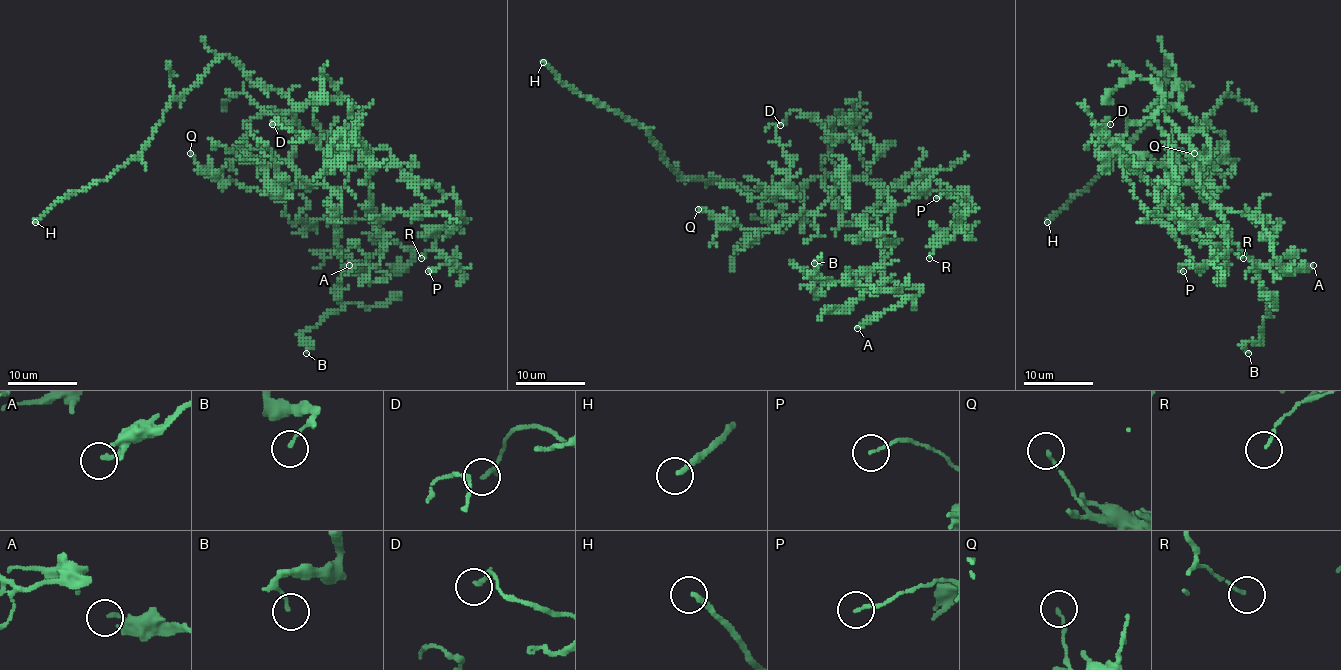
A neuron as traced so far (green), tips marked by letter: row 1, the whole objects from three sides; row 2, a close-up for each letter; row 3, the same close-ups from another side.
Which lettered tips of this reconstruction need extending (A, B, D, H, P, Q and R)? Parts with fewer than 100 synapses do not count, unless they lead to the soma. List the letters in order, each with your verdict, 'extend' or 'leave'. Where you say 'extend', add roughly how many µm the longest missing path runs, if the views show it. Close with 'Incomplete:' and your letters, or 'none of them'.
A: leave
B: leave
D: leave
H: extend | 25 µm
P: leave
Q: leave
R: leave
Incomplete: H

